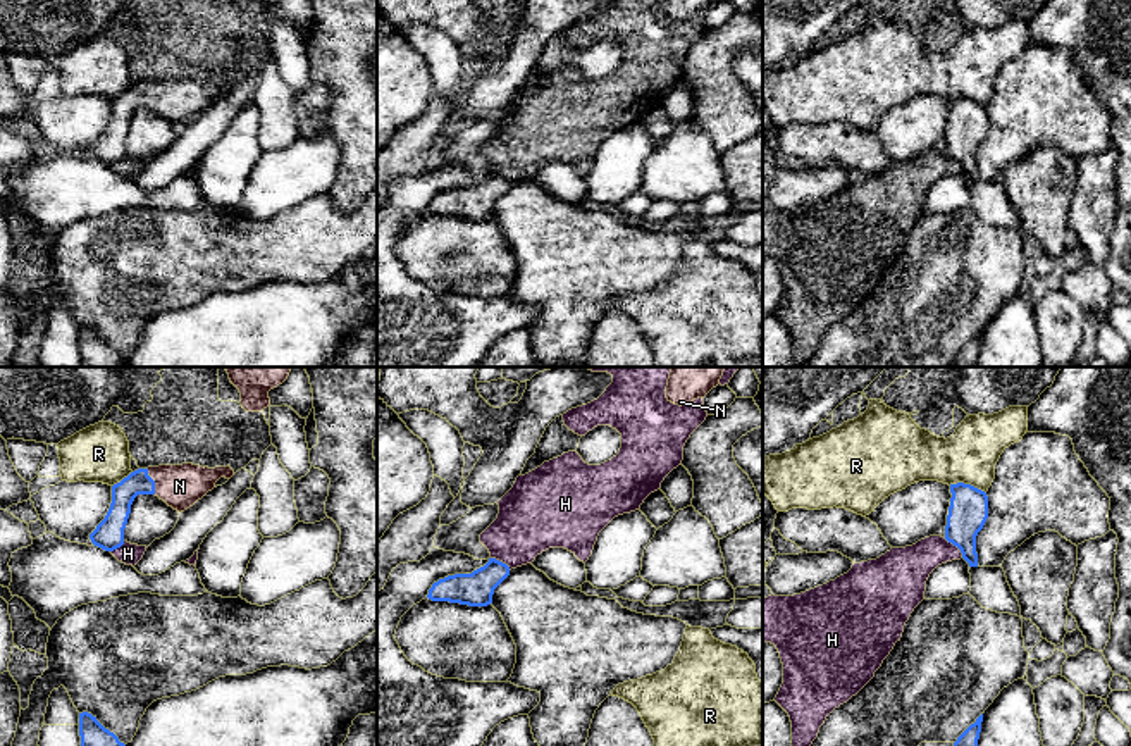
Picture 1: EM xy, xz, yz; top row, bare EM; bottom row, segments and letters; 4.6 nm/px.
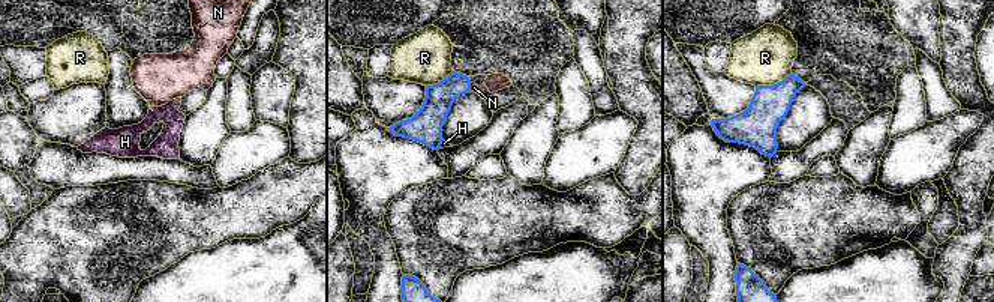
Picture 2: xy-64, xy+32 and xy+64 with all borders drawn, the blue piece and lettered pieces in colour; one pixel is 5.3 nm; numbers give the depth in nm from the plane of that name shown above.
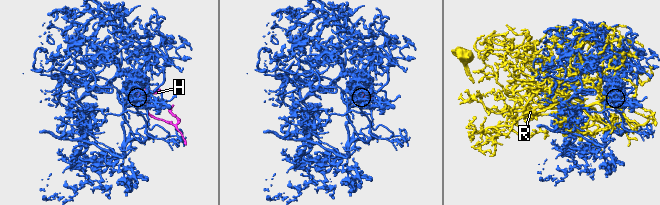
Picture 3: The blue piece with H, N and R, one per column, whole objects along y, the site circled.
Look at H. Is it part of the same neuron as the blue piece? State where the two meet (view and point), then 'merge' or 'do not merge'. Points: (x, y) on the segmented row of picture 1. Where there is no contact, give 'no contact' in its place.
yz (956, 545) | do not merge

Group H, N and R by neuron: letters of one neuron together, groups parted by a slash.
H / N / R

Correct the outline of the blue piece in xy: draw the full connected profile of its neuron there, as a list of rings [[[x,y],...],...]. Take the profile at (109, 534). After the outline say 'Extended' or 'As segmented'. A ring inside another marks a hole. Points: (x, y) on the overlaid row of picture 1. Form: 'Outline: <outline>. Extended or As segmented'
Outline: [[[182,463],[138,469],[112,486],[110,508],[90,539],[105,551],[121,548],[131,505],[138,494],[155,494],[181,513],[212,491],[220,477],[232,476],[234,470],[229,465],[208,469]]]. Extended

